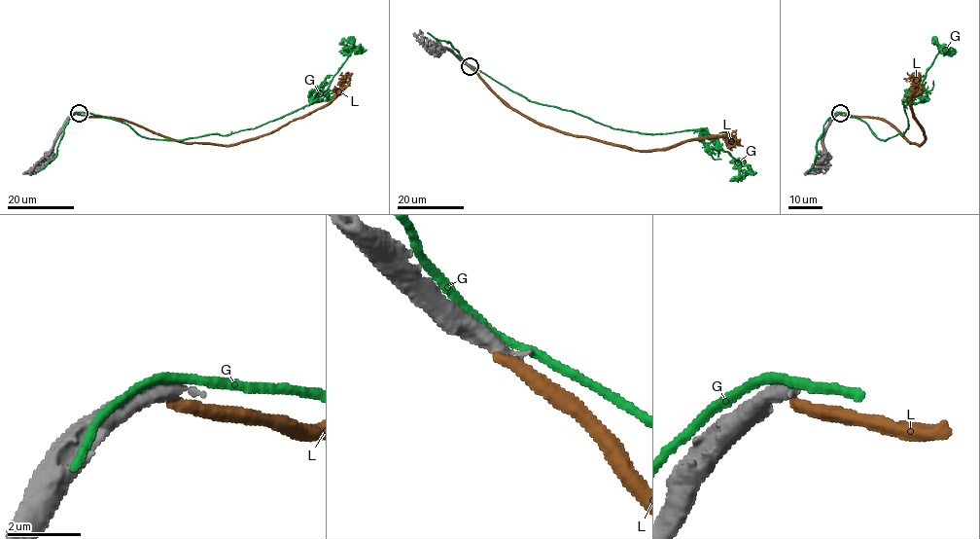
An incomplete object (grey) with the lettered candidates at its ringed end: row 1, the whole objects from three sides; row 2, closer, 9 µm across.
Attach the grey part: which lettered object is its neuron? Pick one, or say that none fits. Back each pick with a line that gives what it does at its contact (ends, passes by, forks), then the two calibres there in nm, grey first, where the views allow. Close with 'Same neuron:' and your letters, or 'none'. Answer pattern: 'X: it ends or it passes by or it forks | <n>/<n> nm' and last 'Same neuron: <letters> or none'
Same neuron: none

